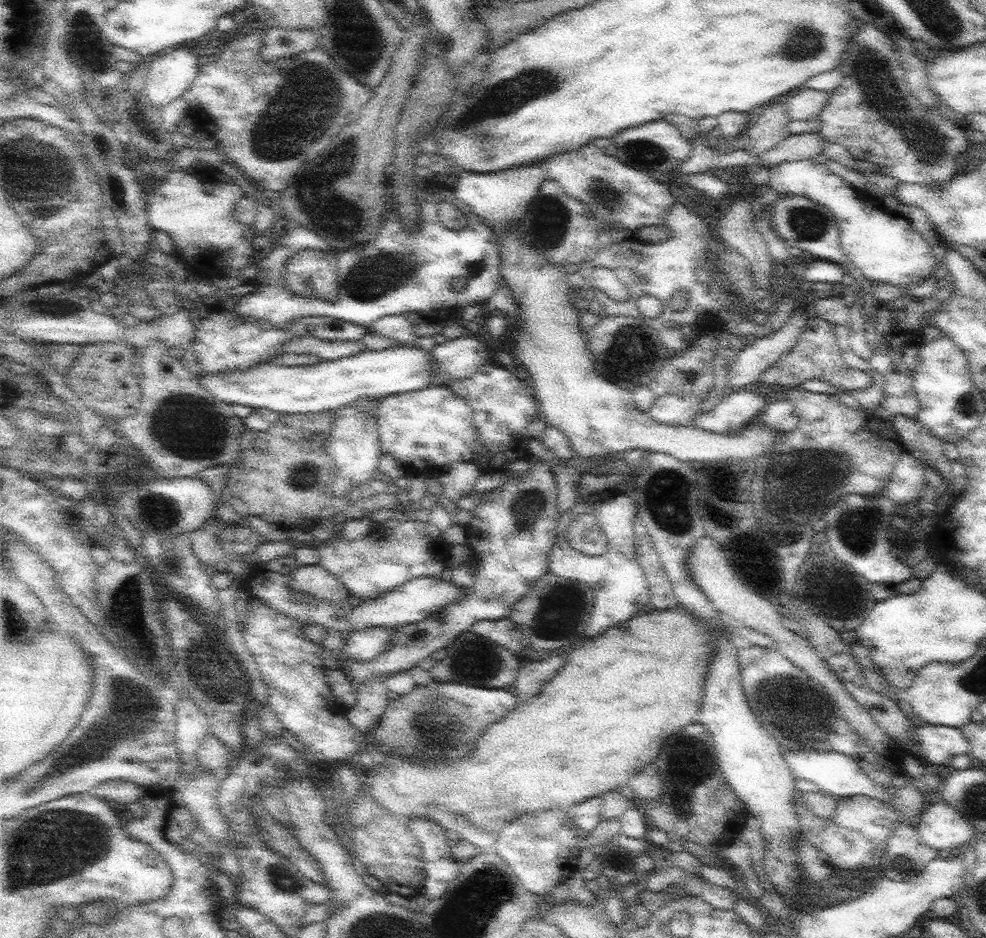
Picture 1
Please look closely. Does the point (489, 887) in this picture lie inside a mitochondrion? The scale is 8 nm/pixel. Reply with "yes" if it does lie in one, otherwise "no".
yes

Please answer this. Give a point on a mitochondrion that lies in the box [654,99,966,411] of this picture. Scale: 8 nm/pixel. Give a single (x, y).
(808, 224)

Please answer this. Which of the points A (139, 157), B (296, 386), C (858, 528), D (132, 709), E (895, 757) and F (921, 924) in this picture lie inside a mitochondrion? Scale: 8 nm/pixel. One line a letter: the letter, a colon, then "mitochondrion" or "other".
A: other
B: other
C: mitochondrion
D: mitochondrion
E: other
F: other

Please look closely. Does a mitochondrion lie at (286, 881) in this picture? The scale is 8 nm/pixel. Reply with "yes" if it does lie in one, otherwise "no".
yes

